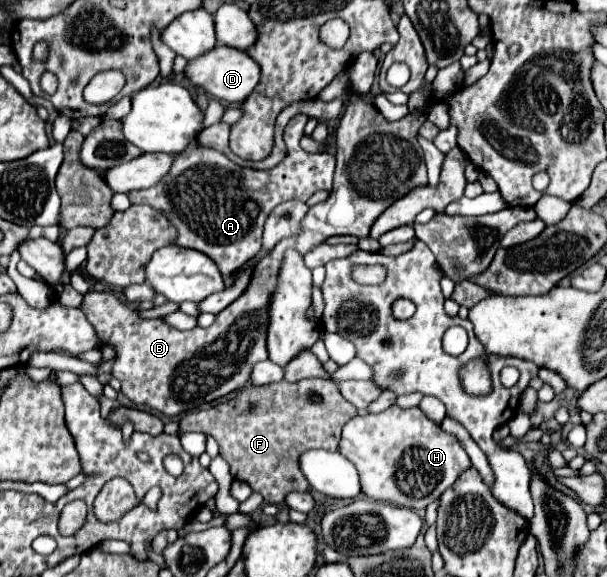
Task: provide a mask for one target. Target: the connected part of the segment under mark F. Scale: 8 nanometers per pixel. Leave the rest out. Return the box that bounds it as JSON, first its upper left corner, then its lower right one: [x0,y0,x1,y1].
[179,379,357,503]

